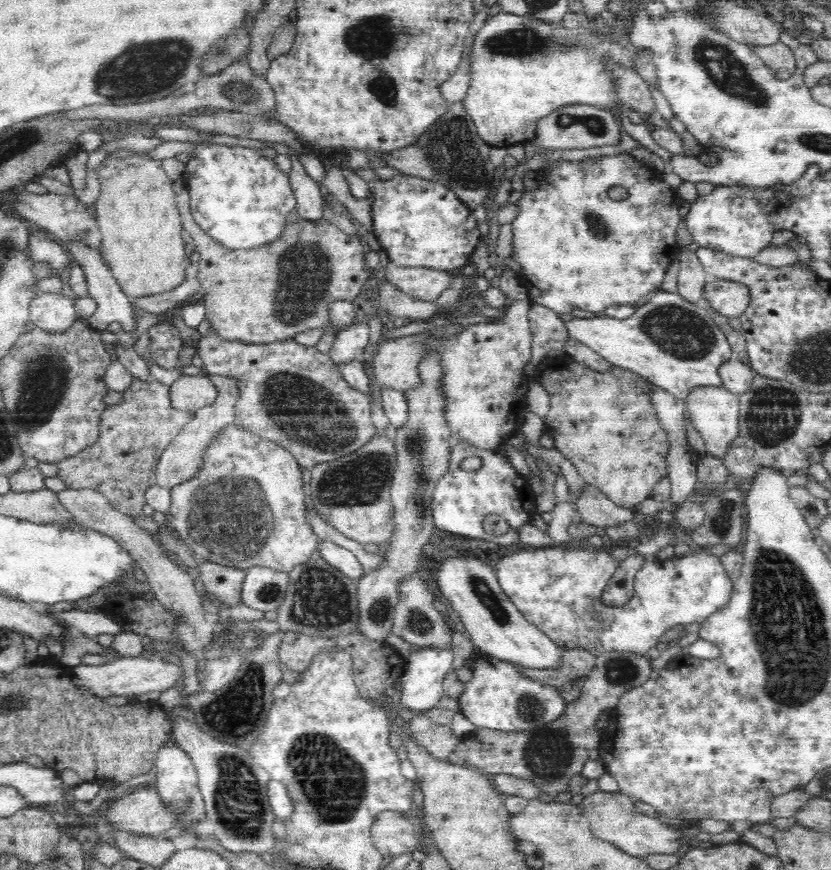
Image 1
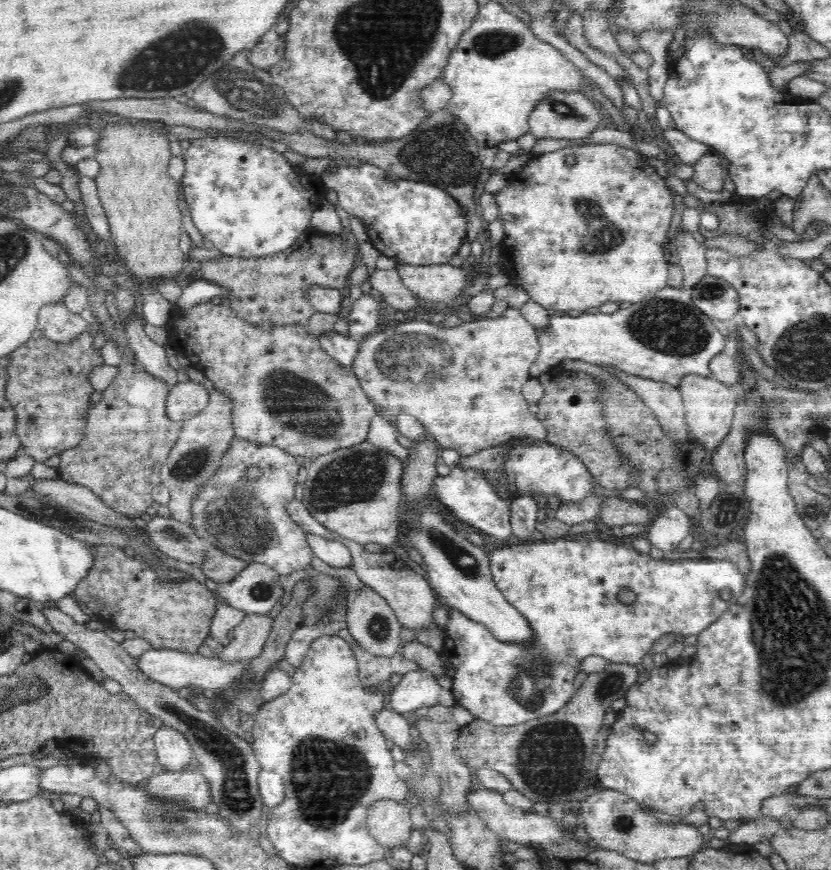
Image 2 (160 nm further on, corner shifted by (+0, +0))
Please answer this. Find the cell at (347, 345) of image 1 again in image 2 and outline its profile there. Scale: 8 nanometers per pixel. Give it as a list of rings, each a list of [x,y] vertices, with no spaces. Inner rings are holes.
[[[363,294],[357,300],[353,302],[353,308],[348,316],[349,319],[349,332],[350,337],[359,337],[362,338],[367,334],[374,333],[374,329],[378,326],[378,320],[383,312],[383,302],[378,303],[378,300],[370,294]]]

